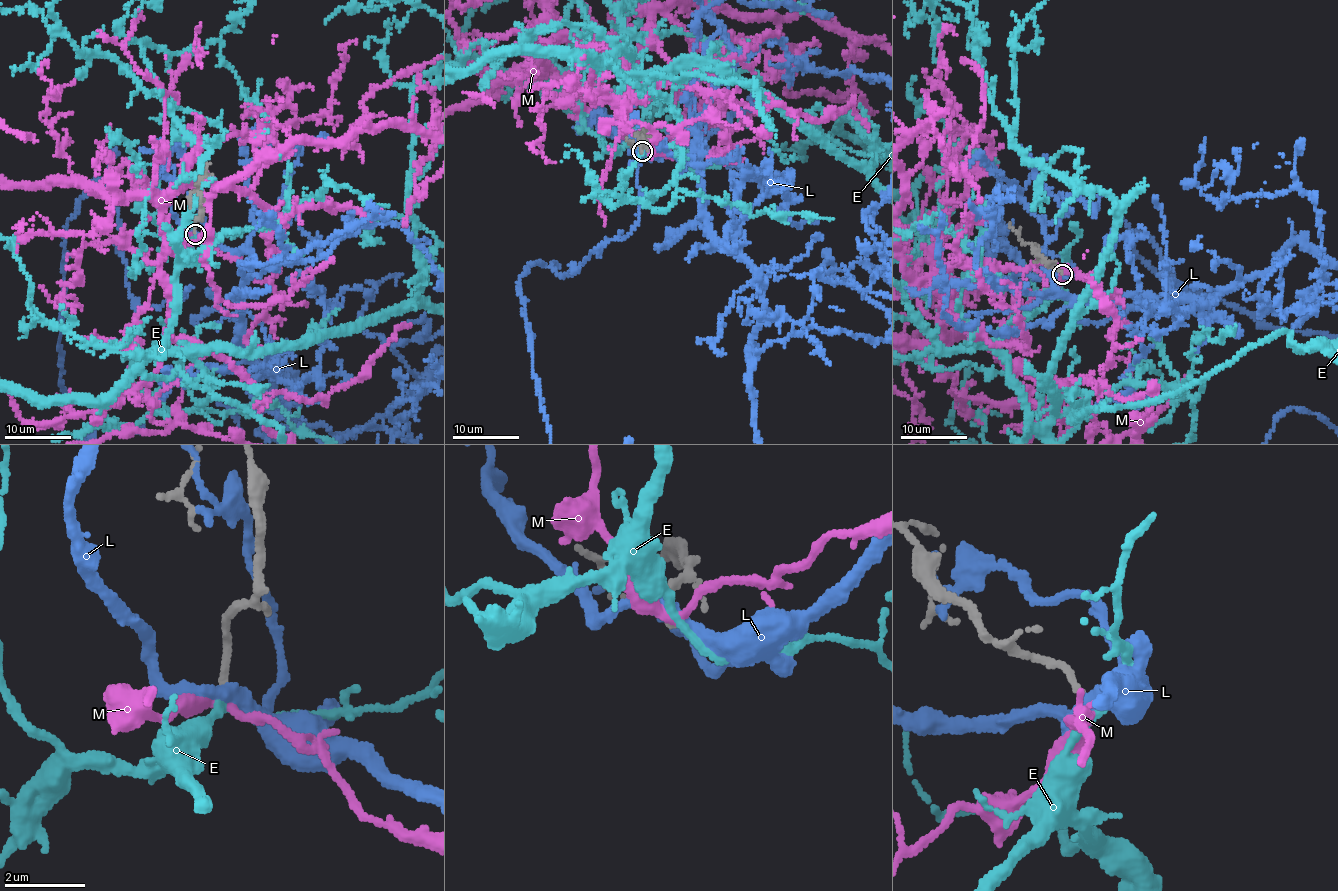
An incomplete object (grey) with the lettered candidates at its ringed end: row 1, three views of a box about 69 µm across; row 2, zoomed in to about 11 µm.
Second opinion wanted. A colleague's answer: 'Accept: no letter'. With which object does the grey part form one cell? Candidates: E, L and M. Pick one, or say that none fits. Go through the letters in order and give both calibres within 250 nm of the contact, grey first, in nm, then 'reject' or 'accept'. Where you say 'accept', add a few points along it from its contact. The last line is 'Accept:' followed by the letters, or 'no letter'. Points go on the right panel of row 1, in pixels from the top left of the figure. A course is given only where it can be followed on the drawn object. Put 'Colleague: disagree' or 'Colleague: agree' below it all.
E: 160 nm thick on the grey side, 200 nm on the other; accept
L: 180 nm thick on the grey side, 360 nm on the other; reject
M: 160 nm thick on the grey side, 220 nm on the other; reject
Accept: E
Colleague: disagree

